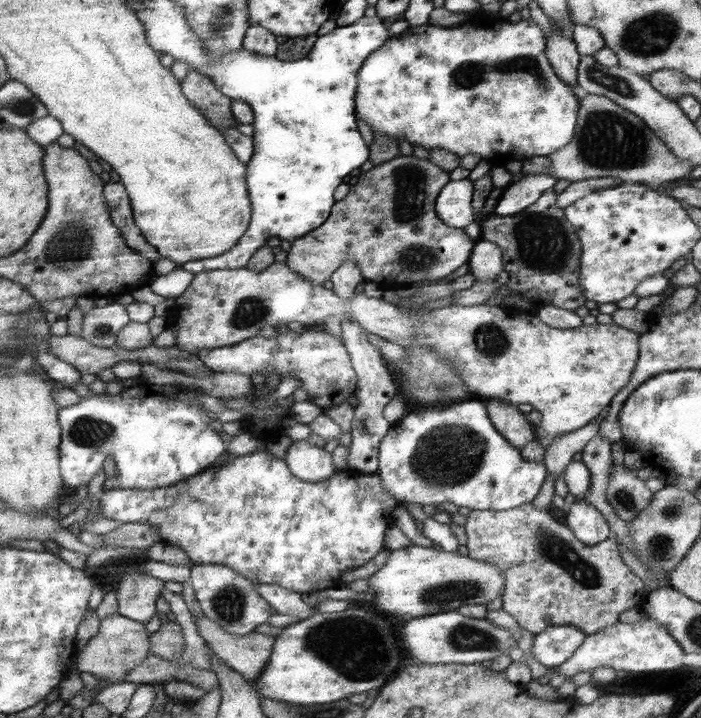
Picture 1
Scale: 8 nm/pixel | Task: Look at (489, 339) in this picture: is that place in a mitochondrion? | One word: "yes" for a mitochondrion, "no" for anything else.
yes

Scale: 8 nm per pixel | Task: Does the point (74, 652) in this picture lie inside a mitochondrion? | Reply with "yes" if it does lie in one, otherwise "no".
no

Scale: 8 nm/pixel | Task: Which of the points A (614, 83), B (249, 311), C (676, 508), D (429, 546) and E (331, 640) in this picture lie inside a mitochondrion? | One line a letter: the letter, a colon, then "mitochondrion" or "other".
A: mitochondrion
B: mitochondrion
C: mitochondrion
D: other
E: mitochondrion

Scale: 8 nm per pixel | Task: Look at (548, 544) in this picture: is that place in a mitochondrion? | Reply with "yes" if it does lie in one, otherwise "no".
yes

